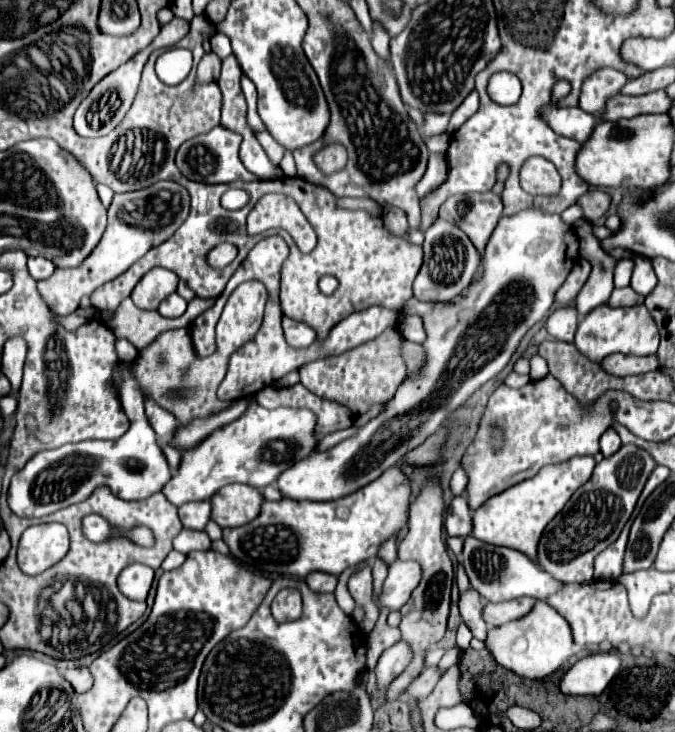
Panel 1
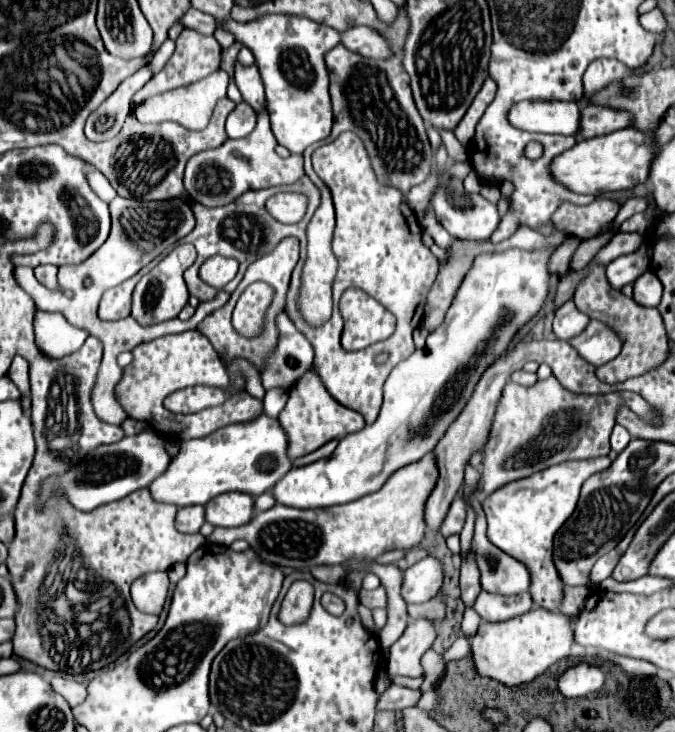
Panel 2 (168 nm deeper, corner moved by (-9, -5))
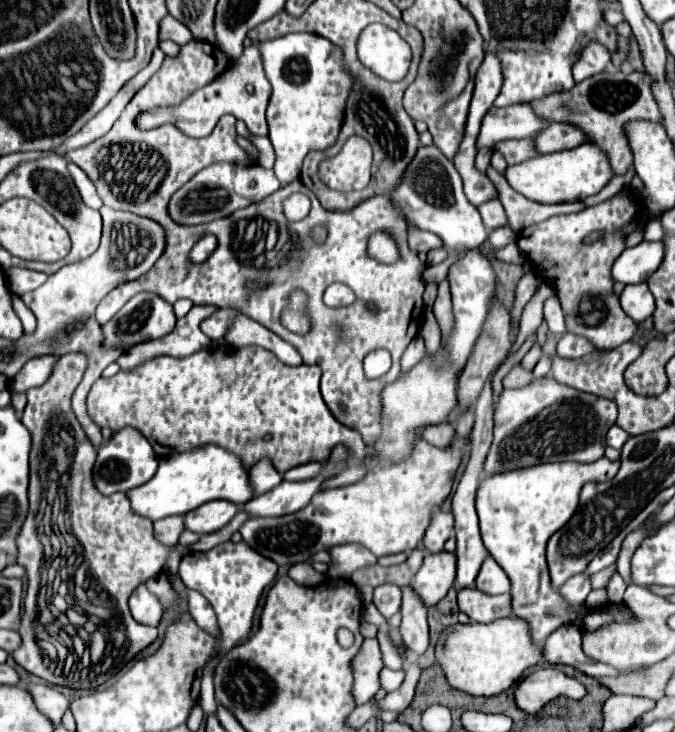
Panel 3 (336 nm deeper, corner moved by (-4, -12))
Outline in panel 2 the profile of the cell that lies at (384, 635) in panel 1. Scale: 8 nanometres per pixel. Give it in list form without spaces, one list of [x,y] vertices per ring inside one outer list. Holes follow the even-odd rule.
[[[378,587],[374,591],[360,591],[360,603],[366,605],[368,609],[374,609],[374,607],[386,607],[386,591],[384,587]]]

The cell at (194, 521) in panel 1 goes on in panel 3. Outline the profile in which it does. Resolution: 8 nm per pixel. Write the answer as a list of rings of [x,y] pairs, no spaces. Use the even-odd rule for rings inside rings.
[[[167,516],[155,522],[155,538],[167,546],[175,546],[183,530],[185,530],[183,516]]]

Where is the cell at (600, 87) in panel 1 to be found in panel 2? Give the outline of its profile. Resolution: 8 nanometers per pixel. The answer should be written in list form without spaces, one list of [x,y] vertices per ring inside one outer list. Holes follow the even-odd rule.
[[[606,57],[592,61],[592,65],[588,65],[588,69],[584,73],[584,95],[588,97],[588,95],[596,93],[610,81],[622,79],[626,73],[628,73],[628,67],[620,61],[612,61]]]

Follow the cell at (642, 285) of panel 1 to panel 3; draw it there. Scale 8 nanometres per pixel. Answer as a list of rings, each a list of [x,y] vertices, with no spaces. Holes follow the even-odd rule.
[[[645,282],[625,286],[625,290],[621,294],[621,308],[635,322],[647,320],[655,310],[655,300],[653,300],[653,294],[651,294],[649,286]]]

